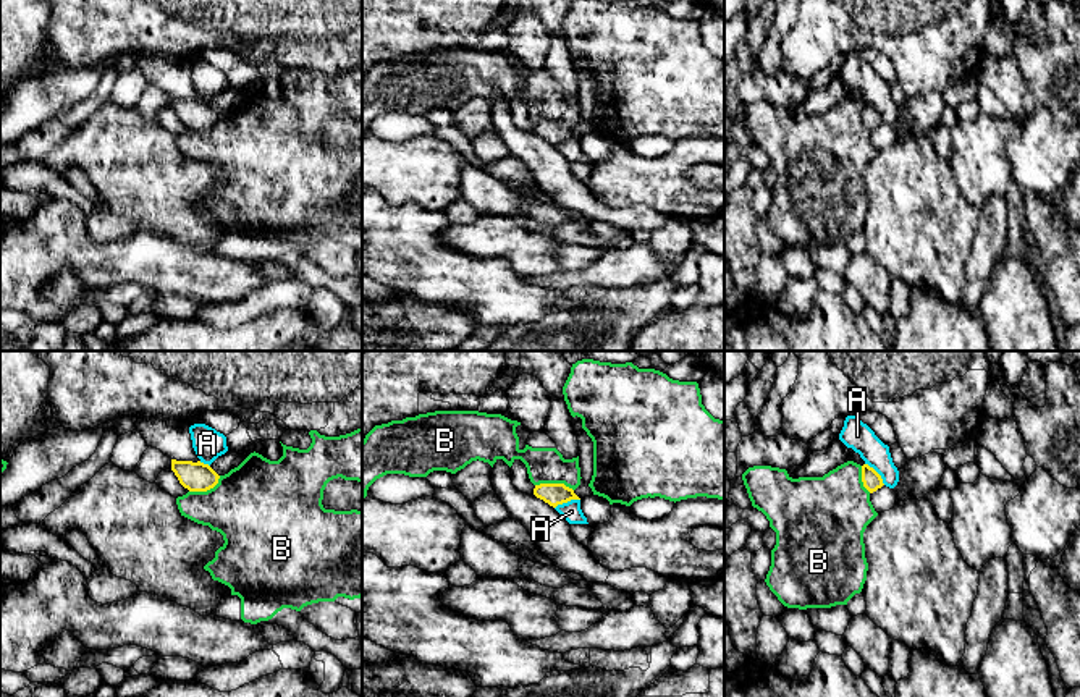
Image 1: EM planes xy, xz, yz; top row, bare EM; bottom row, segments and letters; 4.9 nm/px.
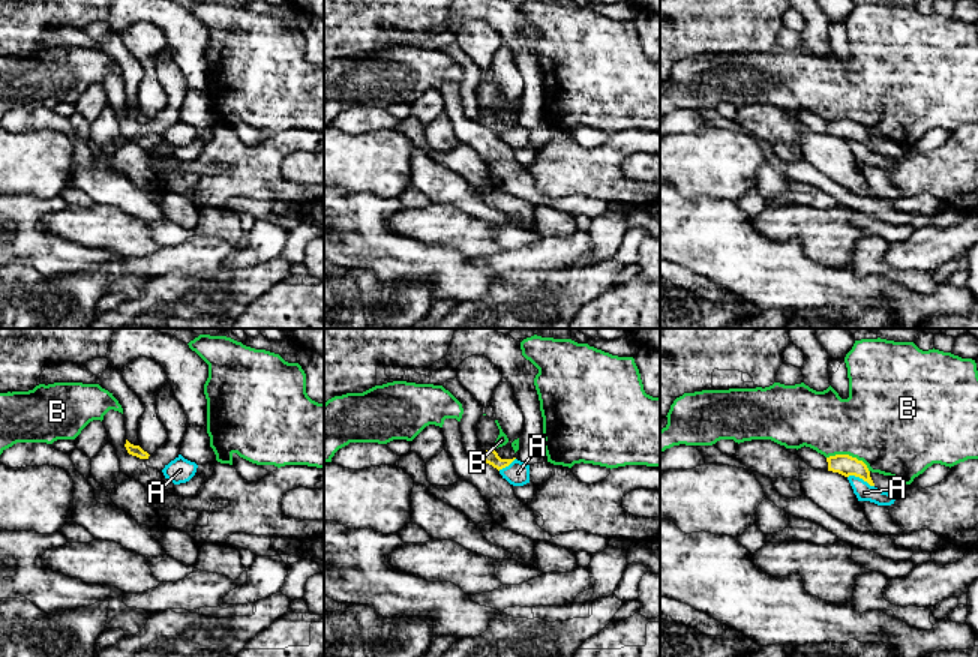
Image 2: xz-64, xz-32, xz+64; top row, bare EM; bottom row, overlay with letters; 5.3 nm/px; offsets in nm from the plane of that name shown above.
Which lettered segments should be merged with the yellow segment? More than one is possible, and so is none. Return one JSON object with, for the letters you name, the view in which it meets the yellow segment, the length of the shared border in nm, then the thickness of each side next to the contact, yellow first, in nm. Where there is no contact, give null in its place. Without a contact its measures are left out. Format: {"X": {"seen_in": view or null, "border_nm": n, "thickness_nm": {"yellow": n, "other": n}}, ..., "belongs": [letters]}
{"belongs": []}

